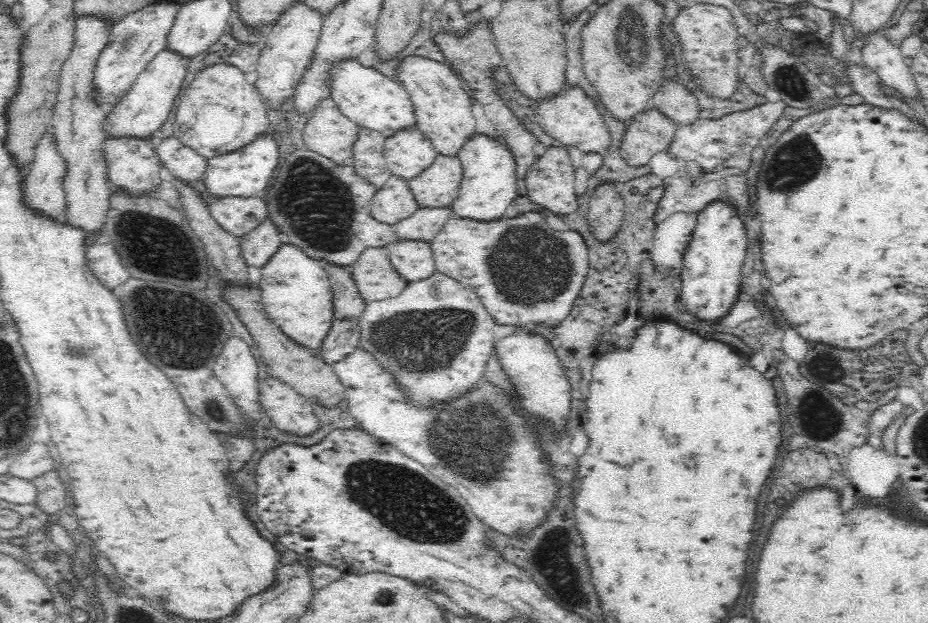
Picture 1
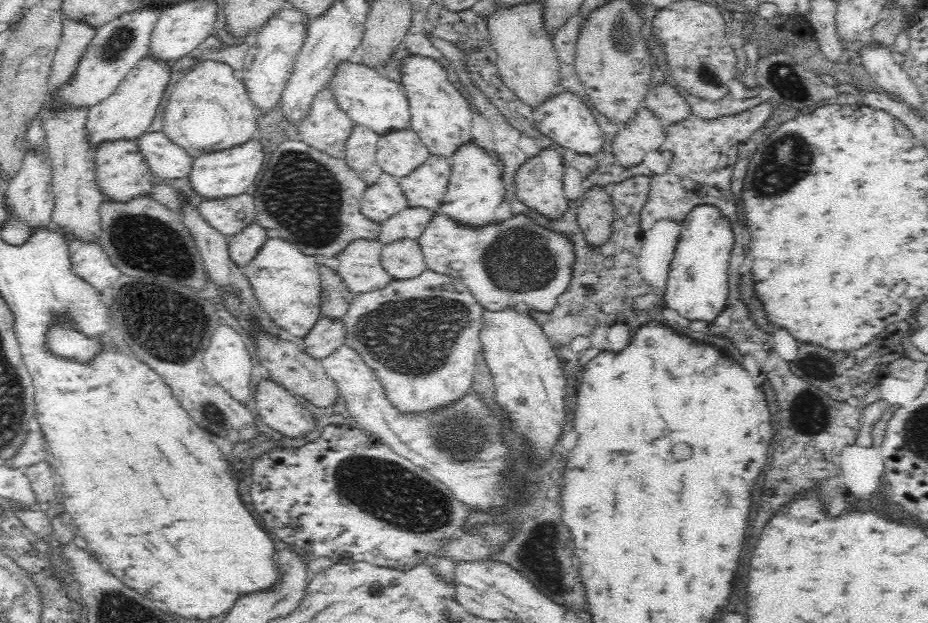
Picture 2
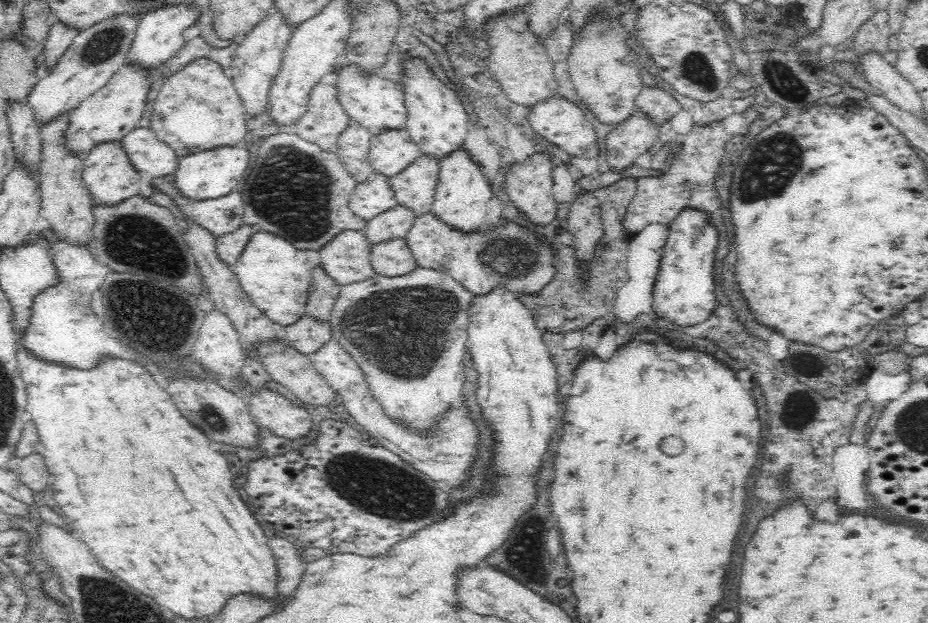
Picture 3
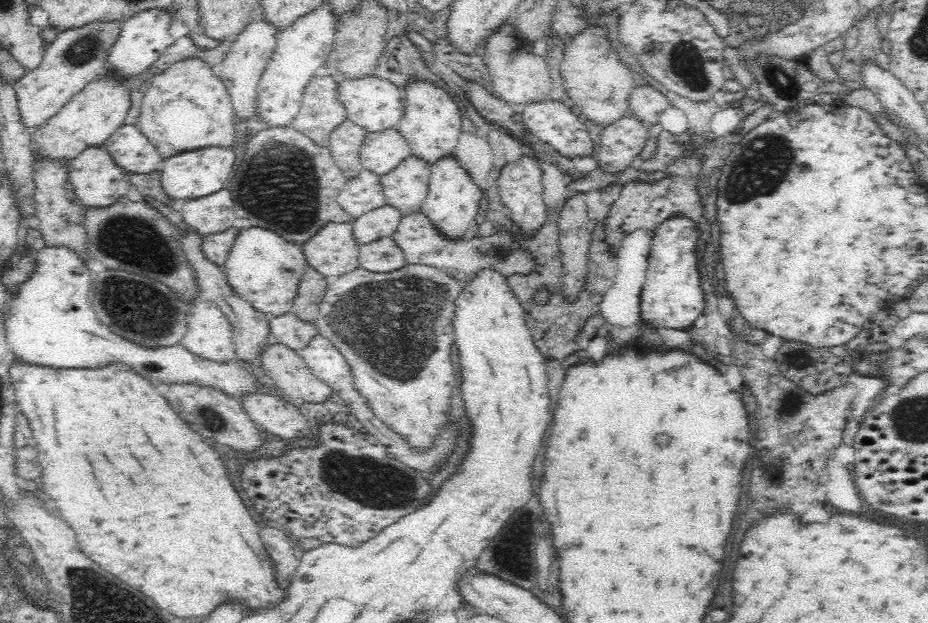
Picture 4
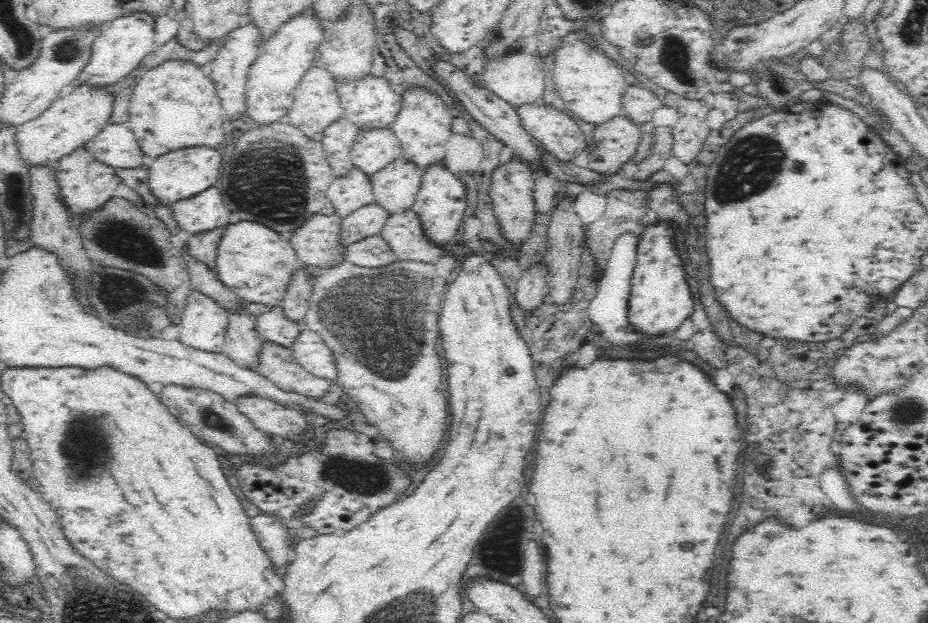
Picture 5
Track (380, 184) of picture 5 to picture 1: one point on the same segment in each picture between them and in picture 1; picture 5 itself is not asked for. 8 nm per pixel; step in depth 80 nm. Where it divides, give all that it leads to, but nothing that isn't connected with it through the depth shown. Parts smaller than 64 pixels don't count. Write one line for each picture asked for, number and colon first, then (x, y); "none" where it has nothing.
1: (435, 186)
2: (423, 188)
3: (412, 187)
4: (404, 187)

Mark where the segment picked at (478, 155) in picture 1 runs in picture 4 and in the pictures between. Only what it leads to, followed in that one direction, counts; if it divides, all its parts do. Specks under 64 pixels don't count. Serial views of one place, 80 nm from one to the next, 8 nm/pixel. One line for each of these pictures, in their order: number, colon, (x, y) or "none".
2: (473, 191)
3: (462, 191)
4: (453, 203)

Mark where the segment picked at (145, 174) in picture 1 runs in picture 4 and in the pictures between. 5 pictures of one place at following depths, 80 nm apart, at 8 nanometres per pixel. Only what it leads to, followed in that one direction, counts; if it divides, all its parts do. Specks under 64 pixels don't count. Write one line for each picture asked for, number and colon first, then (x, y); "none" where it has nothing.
2: (119, 171)
3: (108, 177)
4: (96, 182)

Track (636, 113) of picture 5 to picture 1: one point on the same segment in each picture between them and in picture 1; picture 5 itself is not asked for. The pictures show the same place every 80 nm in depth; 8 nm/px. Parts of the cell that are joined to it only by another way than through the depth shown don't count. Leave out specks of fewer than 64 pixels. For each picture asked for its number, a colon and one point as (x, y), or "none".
1: (676, 102)
2: (664, 101)
3: (658, 106)
4: (646, 104)

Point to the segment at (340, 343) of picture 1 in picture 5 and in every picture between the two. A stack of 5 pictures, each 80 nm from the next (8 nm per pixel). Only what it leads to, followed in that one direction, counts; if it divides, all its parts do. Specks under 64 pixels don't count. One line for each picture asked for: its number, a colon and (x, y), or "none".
2: (325, 334)
3: (305, 334)
4: (291, 332)
5: (271, 325)

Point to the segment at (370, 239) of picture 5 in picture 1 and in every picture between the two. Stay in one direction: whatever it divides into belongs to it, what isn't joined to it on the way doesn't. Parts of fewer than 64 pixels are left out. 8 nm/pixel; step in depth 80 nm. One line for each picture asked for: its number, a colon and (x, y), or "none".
1: (411, 259)
2: (401, 259)
3: (389, 258)
4: (382, 255)

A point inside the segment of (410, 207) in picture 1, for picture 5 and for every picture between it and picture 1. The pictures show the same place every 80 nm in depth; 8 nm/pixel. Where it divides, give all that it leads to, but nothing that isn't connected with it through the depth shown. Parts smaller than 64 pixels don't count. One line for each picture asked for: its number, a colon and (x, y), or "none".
2: (383, 198)
3: (370, 196)
4: (363, 192)
5: (351, 190)

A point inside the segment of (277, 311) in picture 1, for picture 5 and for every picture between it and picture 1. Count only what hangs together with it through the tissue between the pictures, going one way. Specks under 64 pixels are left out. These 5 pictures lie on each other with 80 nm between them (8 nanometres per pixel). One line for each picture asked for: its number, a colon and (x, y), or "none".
2: (285, 281)
3: (275, 275)
4: (262, 267)
5: (255, 262)

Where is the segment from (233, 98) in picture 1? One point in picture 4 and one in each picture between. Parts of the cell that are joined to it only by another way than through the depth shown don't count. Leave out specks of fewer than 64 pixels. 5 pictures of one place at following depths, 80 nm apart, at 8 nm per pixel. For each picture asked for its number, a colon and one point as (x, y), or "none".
2: (207, 110)
3: (196, 108)
4: (183, 108)

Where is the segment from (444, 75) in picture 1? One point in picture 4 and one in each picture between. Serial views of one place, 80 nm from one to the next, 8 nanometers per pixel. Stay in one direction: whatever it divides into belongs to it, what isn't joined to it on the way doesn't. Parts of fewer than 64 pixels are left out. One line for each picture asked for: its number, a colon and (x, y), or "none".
2: (442, 118)
3: (435, 117)
4: (430, 118)

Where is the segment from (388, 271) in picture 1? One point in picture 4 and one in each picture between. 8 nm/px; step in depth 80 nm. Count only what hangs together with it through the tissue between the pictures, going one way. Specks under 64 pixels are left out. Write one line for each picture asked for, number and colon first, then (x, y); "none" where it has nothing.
2: (357, 264)
3: (344, 259)
4: (331, 250)

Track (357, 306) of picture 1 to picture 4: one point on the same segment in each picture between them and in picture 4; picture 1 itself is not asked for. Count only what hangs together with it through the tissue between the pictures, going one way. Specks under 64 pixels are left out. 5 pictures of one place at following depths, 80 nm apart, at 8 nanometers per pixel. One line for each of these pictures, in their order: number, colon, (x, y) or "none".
2: (333, 296)
3: (322, 289)
4: (309, 290)

